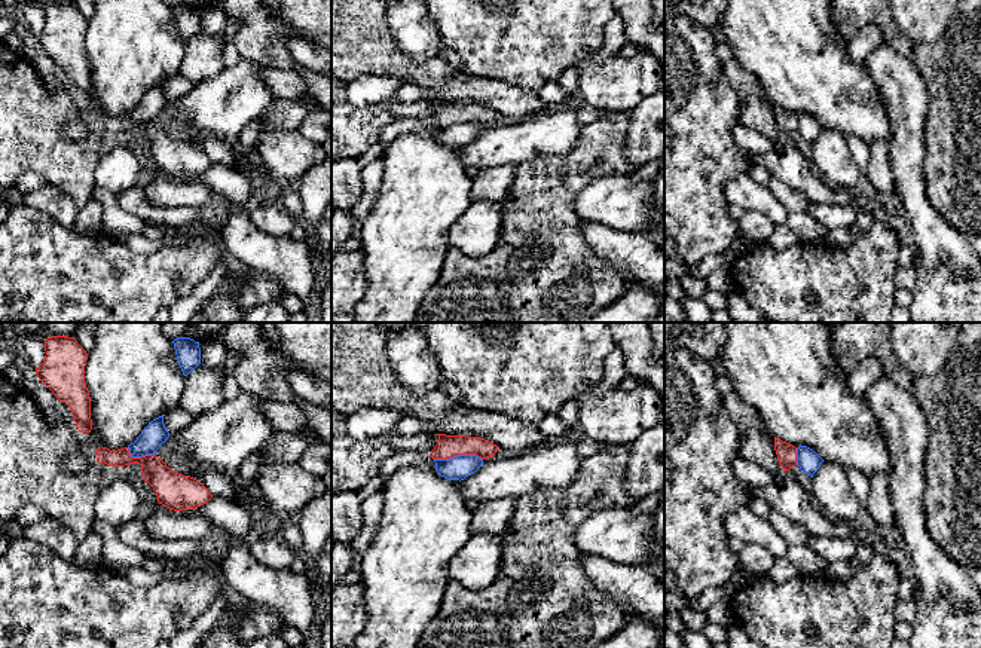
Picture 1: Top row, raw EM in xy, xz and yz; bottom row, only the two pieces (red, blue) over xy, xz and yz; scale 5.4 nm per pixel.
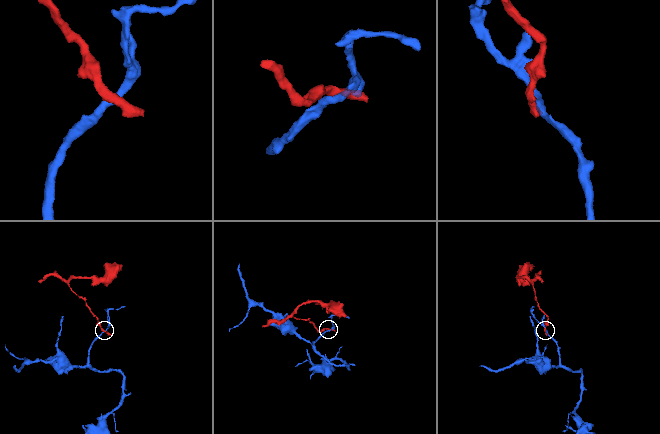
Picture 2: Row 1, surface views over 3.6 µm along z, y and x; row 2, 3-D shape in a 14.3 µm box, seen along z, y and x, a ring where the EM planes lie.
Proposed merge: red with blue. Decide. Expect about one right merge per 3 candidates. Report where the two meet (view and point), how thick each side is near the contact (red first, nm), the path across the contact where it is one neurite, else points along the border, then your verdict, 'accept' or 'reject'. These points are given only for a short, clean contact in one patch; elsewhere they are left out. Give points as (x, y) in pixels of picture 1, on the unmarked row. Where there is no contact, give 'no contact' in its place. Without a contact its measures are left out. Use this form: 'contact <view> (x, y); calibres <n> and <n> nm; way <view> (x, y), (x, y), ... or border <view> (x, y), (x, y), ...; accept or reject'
contact xz (458, 121); calibres 130 and 130 nm; border xz (482, 125), (454, 122), (434, 127); reject

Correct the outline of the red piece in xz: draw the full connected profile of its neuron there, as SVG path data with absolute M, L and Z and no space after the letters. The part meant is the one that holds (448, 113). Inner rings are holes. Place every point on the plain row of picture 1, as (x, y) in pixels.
M437 101L438 107L430 123L433 126L450 126L458 122L476 122L482 126L493 125L499 116L489 107L467 103Z

